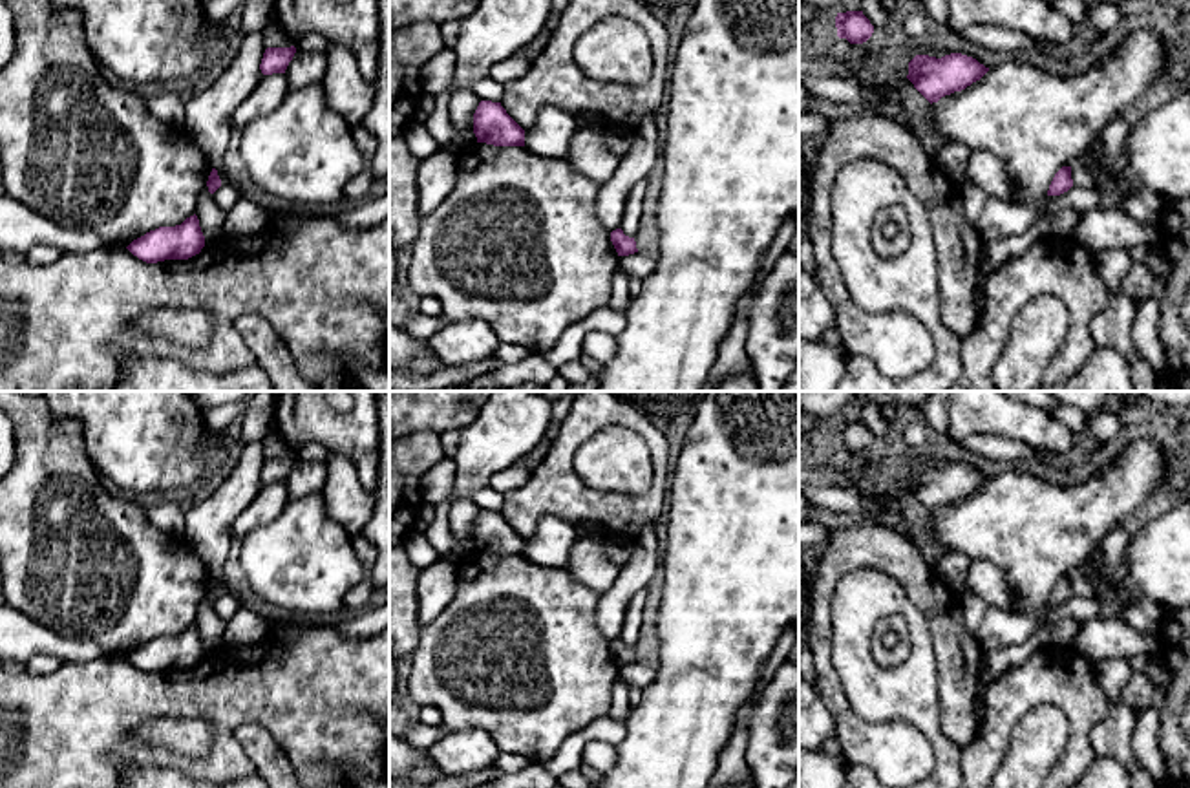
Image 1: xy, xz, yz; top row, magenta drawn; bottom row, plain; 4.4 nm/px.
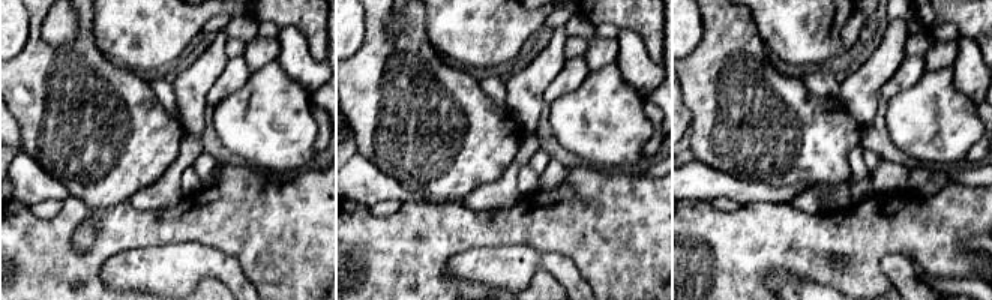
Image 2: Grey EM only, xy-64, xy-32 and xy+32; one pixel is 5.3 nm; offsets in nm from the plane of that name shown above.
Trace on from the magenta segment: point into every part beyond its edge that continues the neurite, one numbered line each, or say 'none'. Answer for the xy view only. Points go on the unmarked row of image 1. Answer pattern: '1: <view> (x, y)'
none

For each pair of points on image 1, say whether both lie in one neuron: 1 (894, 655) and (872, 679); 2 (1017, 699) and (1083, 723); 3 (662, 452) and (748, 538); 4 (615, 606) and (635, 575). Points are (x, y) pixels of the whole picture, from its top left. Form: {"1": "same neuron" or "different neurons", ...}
{"1": "different neurons", "2": "same neuron", "3": "different neurons", "4": "same neuron"}

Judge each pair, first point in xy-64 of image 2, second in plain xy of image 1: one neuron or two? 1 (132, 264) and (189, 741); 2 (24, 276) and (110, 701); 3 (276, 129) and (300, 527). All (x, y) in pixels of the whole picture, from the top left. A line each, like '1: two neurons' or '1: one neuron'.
1: one neuron
2: one neuron
3: one neuron

